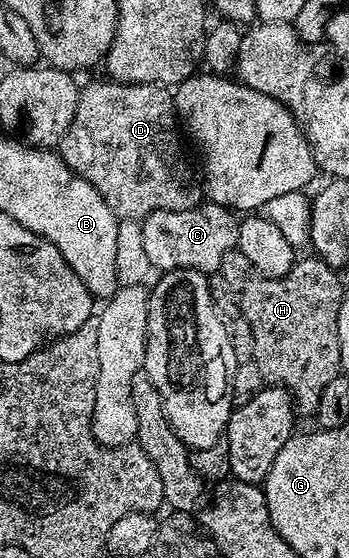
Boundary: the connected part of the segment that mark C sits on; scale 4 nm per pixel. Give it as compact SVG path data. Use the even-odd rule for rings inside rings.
M210 201L184 211L154 211L142 220L145 254L160 272L188 267L204 273L218 272L221 257L236 250L239 242L239 219L229 207Z

